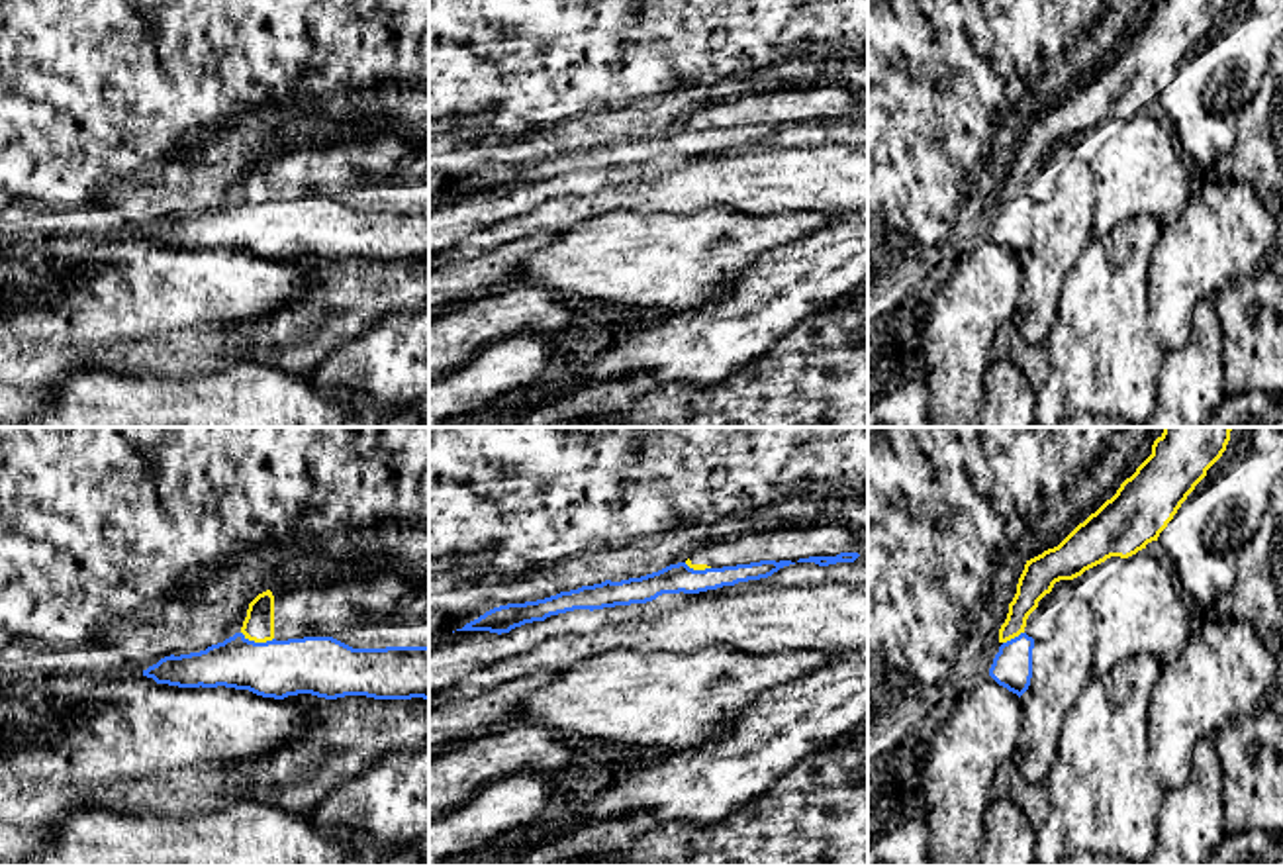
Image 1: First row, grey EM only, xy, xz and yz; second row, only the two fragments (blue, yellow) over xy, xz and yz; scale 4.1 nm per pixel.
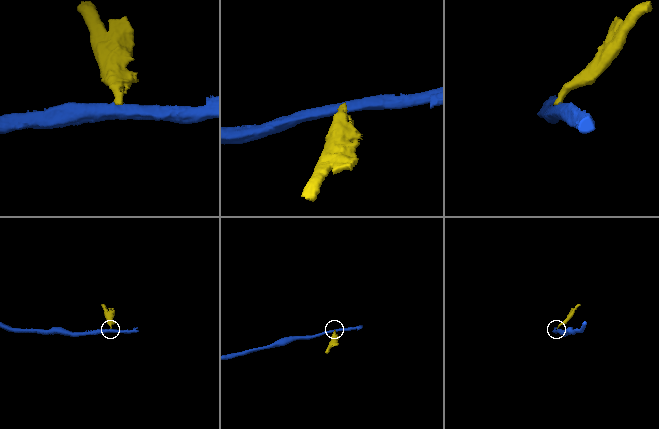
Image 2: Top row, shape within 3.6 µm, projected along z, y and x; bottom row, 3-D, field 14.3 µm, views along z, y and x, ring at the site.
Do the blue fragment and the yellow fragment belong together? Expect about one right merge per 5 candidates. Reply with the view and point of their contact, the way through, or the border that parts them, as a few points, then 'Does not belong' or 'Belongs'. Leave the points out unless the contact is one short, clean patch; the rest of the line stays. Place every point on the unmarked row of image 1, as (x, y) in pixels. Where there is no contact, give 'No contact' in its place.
Touches blue at xy (257, 204). Boundary: xy (241, 192), (255, 202), (273, 200). Does not belong

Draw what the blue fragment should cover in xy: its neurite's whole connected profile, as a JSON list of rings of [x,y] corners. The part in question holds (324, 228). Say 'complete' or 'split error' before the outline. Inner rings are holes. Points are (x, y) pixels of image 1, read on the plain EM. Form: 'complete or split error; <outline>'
complete; [[[235,194],[206,212],[165,217],[143,231],[157,245],[178,249],[235,249],[262,259],[284,261],[311,255],[325,261],[366,257],[374,261],[429,261],[429,208],[353,210],[333,198],[304,198],[288,202],[249,202]]]

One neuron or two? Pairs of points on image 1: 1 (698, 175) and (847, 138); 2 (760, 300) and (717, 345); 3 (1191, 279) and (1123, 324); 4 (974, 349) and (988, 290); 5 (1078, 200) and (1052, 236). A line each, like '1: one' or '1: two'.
1: two
2: one
3: two
4: one
5: one

